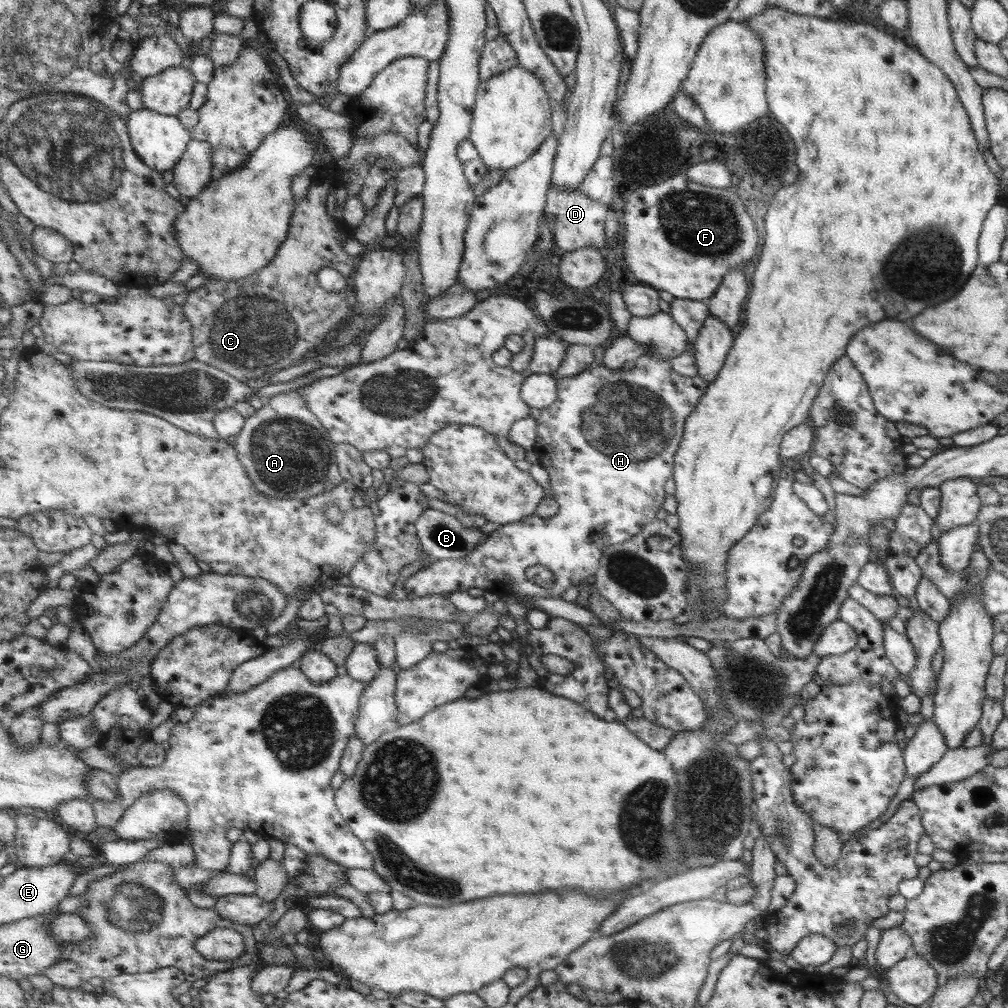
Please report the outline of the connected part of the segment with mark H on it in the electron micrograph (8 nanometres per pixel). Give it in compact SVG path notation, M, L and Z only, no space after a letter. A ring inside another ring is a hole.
M653 354L640 356L636 361L635 367L630 370L623 370L622 367L619 369L611 369L606 368L603 364L597 364L589 366L587 370L584 370L577 376L557 378L557 380L558 399L550 407L541 410L538 418L537 440L533 447L533 450L538 456L538 463L540 463L549 474L550 488L555 492L555 499L559 504L559 512L557 515L551 516L550 518L533 515L513 524L505 524L493 531L485 538L485 541L467 557L457 560L434 560L431 564L427 565L427 567L420 569L407 578L405 584L403 584L405 593L413 593L414 597L423 597L433 594L446 595L451 592L465 591L468 588L478 588L483 591L488 590L494 592L499 598L507 598L519 594L527 594L531 597L539 596L544 598L544 596L546 596L546 598L561 598L563 593L567 592L570 586L580 586L584 583L586 578L597 574L597 571L601 568L600 563L604 559L607 547L628 542L628 540L640 534L651 522L657 520L657 512L662 512L661 508L663 502L665 502L665 482L667 482L667 478L674 476L676 452L679 450L679 446L684 439L687 418L689 418L691 411L697 406L701 396L705 394L709 382L697 375L692 377L683 376L683 374L679 374L679 372L673 368L669 360L655 357ZM533 565L549 567L551 571L555 572L556 584L549 589L542 589L533 582L530 582L526 578L526 572L527 569L531 568Z

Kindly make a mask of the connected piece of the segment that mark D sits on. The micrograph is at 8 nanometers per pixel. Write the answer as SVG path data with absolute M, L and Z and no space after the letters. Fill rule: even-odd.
M550 186L547 193L547 206L544 210L547 220L555 232L555 242L561 253L579 250L585 247L597 247L602 250L606 239L606 222L610 214L609 206L601 201L593 200L587 193L579 190L558 190Z

